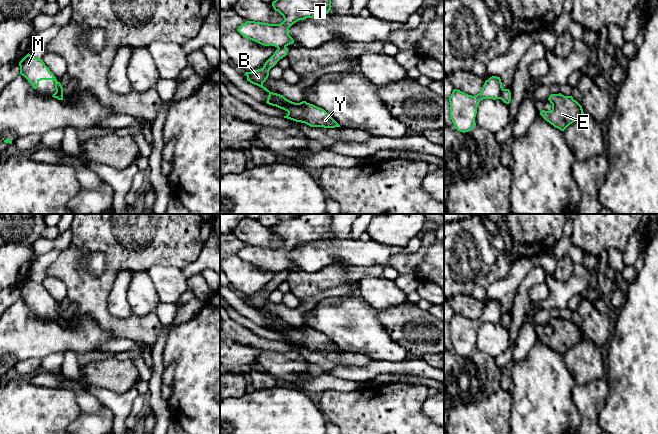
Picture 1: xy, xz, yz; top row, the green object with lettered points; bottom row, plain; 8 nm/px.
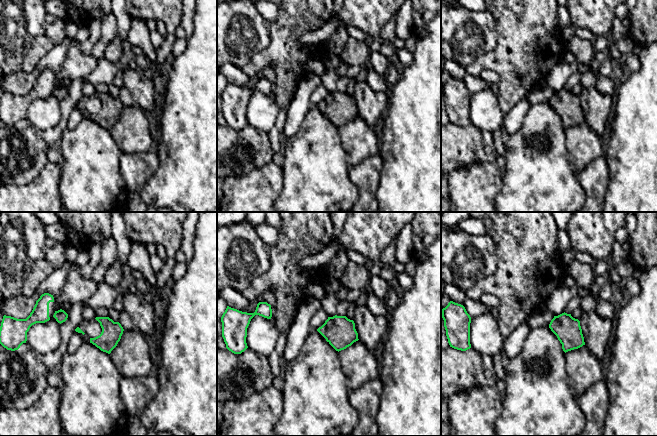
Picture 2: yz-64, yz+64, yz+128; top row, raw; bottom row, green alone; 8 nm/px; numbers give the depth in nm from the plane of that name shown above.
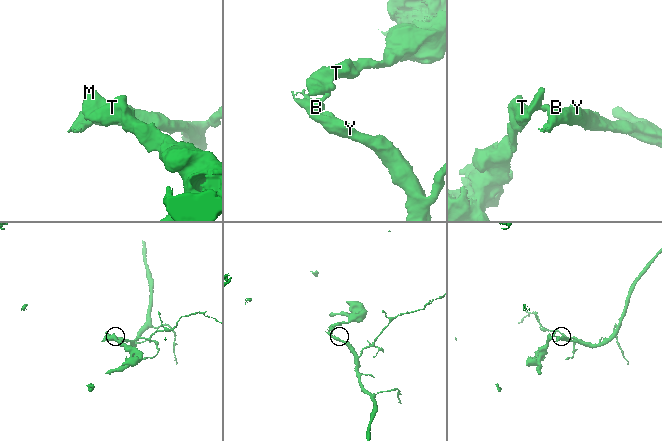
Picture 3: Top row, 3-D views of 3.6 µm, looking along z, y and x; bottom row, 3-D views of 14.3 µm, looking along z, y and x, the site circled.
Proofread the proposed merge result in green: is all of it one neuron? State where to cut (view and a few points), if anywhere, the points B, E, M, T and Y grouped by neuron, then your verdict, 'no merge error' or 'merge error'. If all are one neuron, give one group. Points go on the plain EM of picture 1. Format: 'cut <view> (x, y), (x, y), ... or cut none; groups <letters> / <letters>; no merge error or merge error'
cut yz (503, 313), (499, 322); groups B E Y / M T; merge error

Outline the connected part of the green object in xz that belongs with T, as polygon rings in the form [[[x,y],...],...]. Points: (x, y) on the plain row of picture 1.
[[[300,214],[272,226],[275,235],[284,242],[280,248],[246,245],[237,255],[245,262],[278,273],[294,267],[289,252],[299,244],[326,239],[331,233],[331,214]]]

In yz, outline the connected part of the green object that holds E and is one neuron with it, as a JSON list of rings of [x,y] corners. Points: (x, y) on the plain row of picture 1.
[[[561,317],[551,318],[548,324],[552,328],[552,334],[542,334],[540,339],[561,355],[584,338],[582,330],[572,320],[564,320]]]

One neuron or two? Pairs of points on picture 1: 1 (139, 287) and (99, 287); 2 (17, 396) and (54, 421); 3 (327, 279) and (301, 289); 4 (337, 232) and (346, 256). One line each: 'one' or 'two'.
1: two
2: one
3: one
4: two

